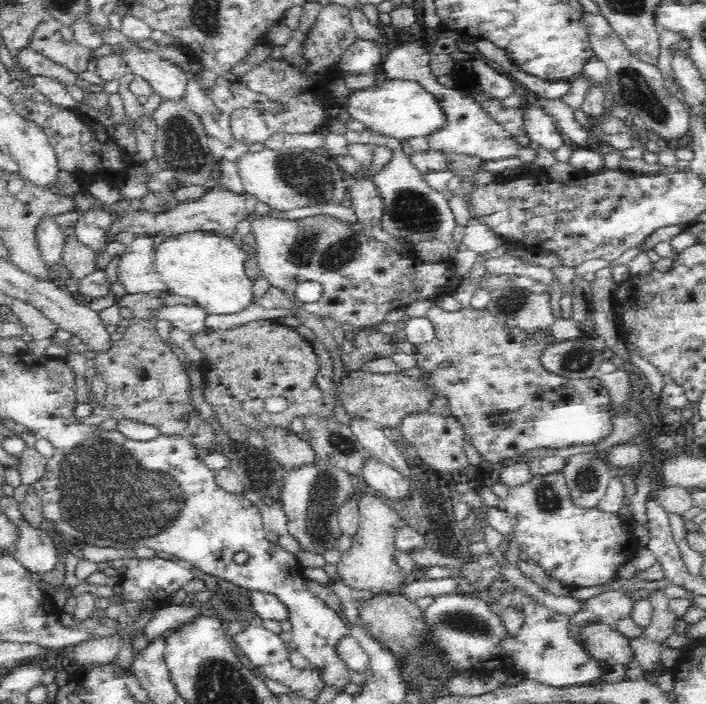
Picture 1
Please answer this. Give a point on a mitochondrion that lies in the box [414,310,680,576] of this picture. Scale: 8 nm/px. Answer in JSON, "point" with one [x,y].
{"point":[577,360]}

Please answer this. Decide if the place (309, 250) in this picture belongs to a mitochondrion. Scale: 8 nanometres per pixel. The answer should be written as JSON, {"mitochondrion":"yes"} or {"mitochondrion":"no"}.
{"mitochondrion":"yes"}

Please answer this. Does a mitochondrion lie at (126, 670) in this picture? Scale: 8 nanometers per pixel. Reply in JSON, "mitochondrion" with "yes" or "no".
{"mitochondrion":"no"}

